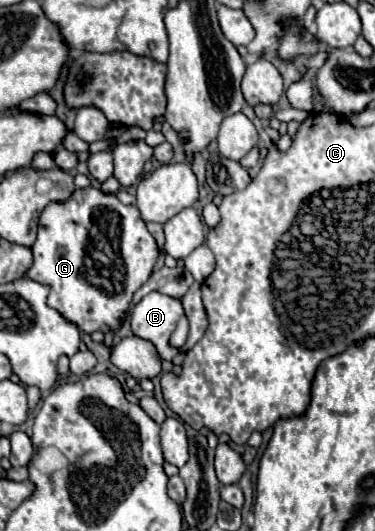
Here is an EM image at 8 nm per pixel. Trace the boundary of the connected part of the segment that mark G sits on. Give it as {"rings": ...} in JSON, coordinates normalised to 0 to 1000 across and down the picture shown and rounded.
{"rings":[[[235,350],[203,358],[171,384],[139,380],[101,414],[96,456],[85,460],[85,501],[64,516],[75,527],[128,535],[128,573],[155,584],[181,606],[203,610],[219,625],[240,621],[320,621],[336,588],[352,576],[357,550],[400,524],[427,471],[389,422],[373,414],[363,388],[325,384],[304,365],[283,365],[267,354]]]}

